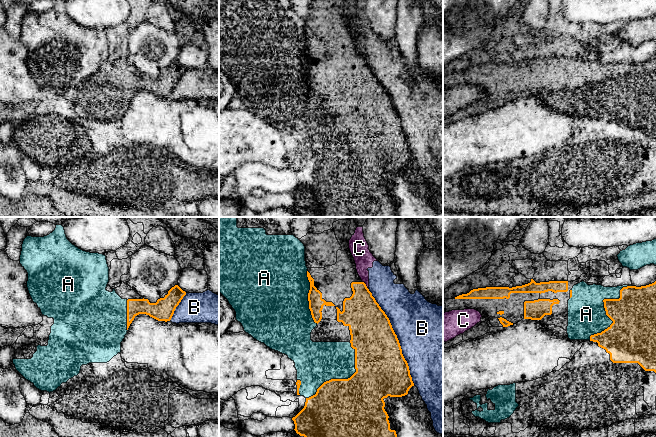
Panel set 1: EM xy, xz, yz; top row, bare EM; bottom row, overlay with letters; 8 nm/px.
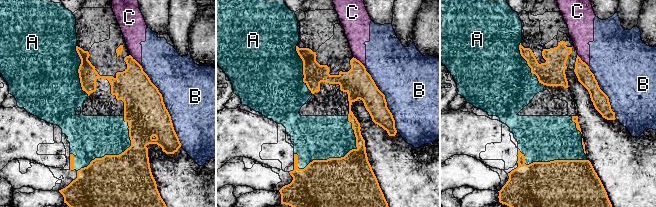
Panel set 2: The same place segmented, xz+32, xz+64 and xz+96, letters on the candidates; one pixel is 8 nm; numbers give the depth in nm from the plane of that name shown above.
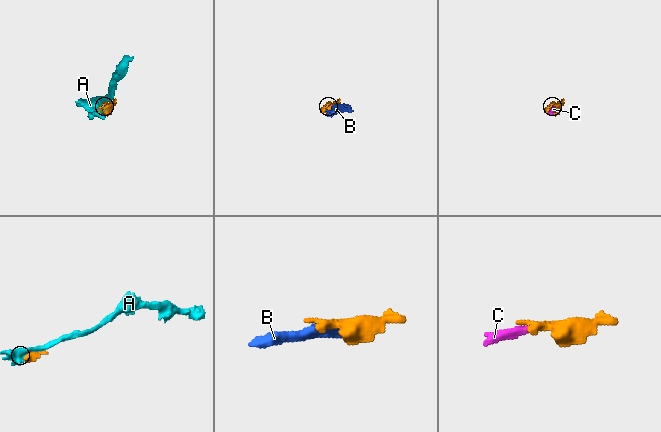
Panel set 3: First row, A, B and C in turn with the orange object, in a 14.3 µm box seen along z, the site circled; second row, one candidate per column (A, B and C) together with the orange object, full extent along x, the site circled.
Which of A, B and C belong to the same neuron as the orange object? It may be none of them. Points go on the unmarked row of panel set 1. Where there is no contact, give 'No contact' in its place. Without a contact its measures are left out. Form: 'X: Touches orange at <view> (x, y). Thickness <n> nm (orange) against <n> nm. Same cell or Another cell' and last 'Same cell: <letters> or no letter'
A: Touches orange at yz (604, 83). Thickness 360 nm (orange) against 300 nm. Another cell
B: Touches orange at xz (396, 112). Thickness 400 nm (orange) against 480 nm. Another cell
C: Touches orange at xz (365, 61). Thickness 300 nm (orange) against 150 nm. Another cell
Same cell: no letter

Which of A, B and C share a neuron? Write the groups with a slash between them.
A / B C

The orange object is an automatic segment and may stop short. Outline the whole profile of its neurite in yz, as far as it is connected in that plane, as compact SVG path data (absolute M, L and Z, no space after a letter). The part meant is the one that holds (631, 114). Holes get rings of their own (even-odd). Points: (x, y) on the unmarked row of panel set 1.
M656 57L641 63L623 63L619 75L604 75L603 78L606 91L613 99L601 109L591 111L590 117L605 125L613 139L638 139L645 147L656 149Z

